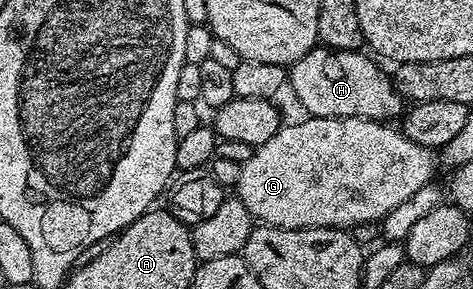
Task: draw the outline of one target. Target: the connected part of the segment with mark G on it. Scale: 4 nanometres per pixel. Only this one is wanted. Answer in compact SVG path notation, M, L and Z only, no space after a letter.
M308 116L297 124L285 123L276 133L274 138L262 142L253 151L252 157L246 163L240 165L240 177L236 183L235 195L250 210L253 221L270 228L285 228L286 230L298 230L299 228L343 228L352 229L356 224L375 220L382 221L384 216L390 214L396 206L401 205L406 199L413 197L422 186L433 183L432 174L438 169L438 156L433 149L426 146L418 146L418 142L410 142L399 127L389 126L378 120L363 120L361 116L343 116L342 118L322 118L321 116Z

